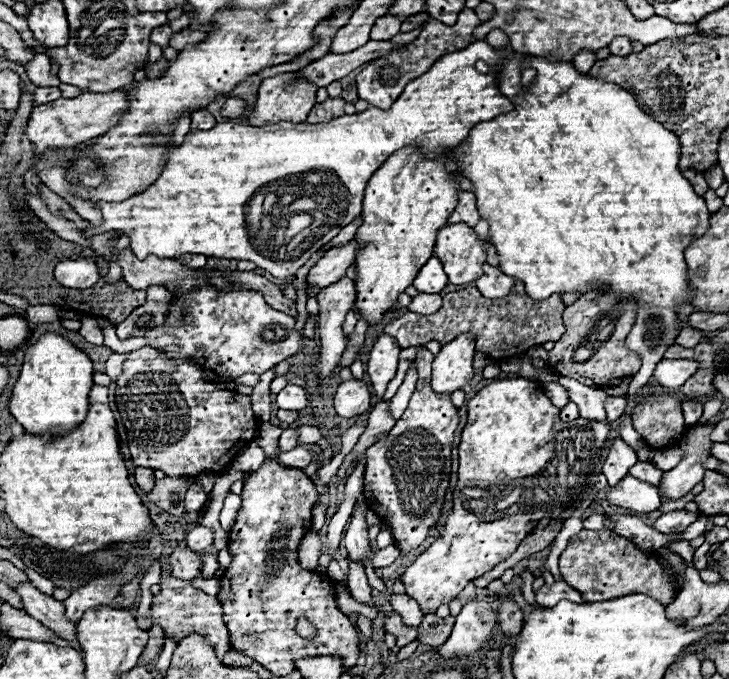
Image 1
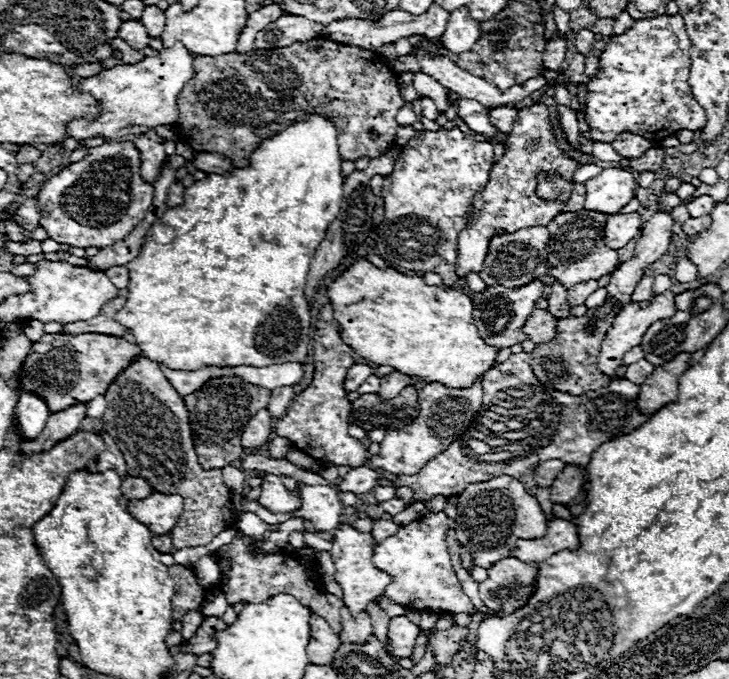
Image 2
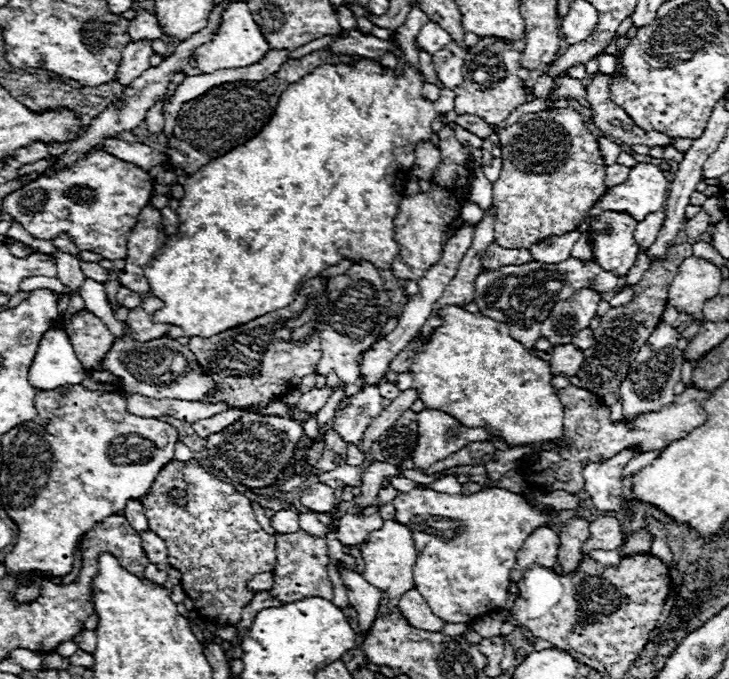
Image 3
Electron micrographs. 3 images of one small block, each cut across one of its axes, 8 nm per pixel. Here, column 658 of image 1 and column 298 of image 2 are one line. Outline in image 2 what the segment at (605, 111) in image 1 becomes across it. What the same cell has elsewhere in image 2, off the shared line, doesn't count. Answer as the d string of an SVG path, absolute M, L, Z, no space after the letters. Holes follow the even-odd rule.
M310 116L306 122L296 122L282 130L276 138L270 138L266 142L260 142L260 146L252 154L252 166L250 168L236 168L234 174L208 174L204 180L194 182L184 192L184 204L176 206L174 210L166 210L166 214L158 220L166 226L174 228L174 240L170 244L156 244L152 236L146 236L146 242L142 244L142 250L134 262L128 262L128 296L124 308L120 308L114 314L114 320L124 324L134 338L138 340L136 346L142 350L142 354L158 364L194 370L202 366L270 366L270 364L284 364L284 362L300 362L304 364L308 356L308 344L312 336L310 328L310 308L304 296L306 288L306 276L310 270L310 260L316 254L318 244L324 238L324 232L328 224L338 216L340 212L340 200L342 200L342 186L344 178L340 176L340 156L338 156L338 132L334 124L322 116Z

